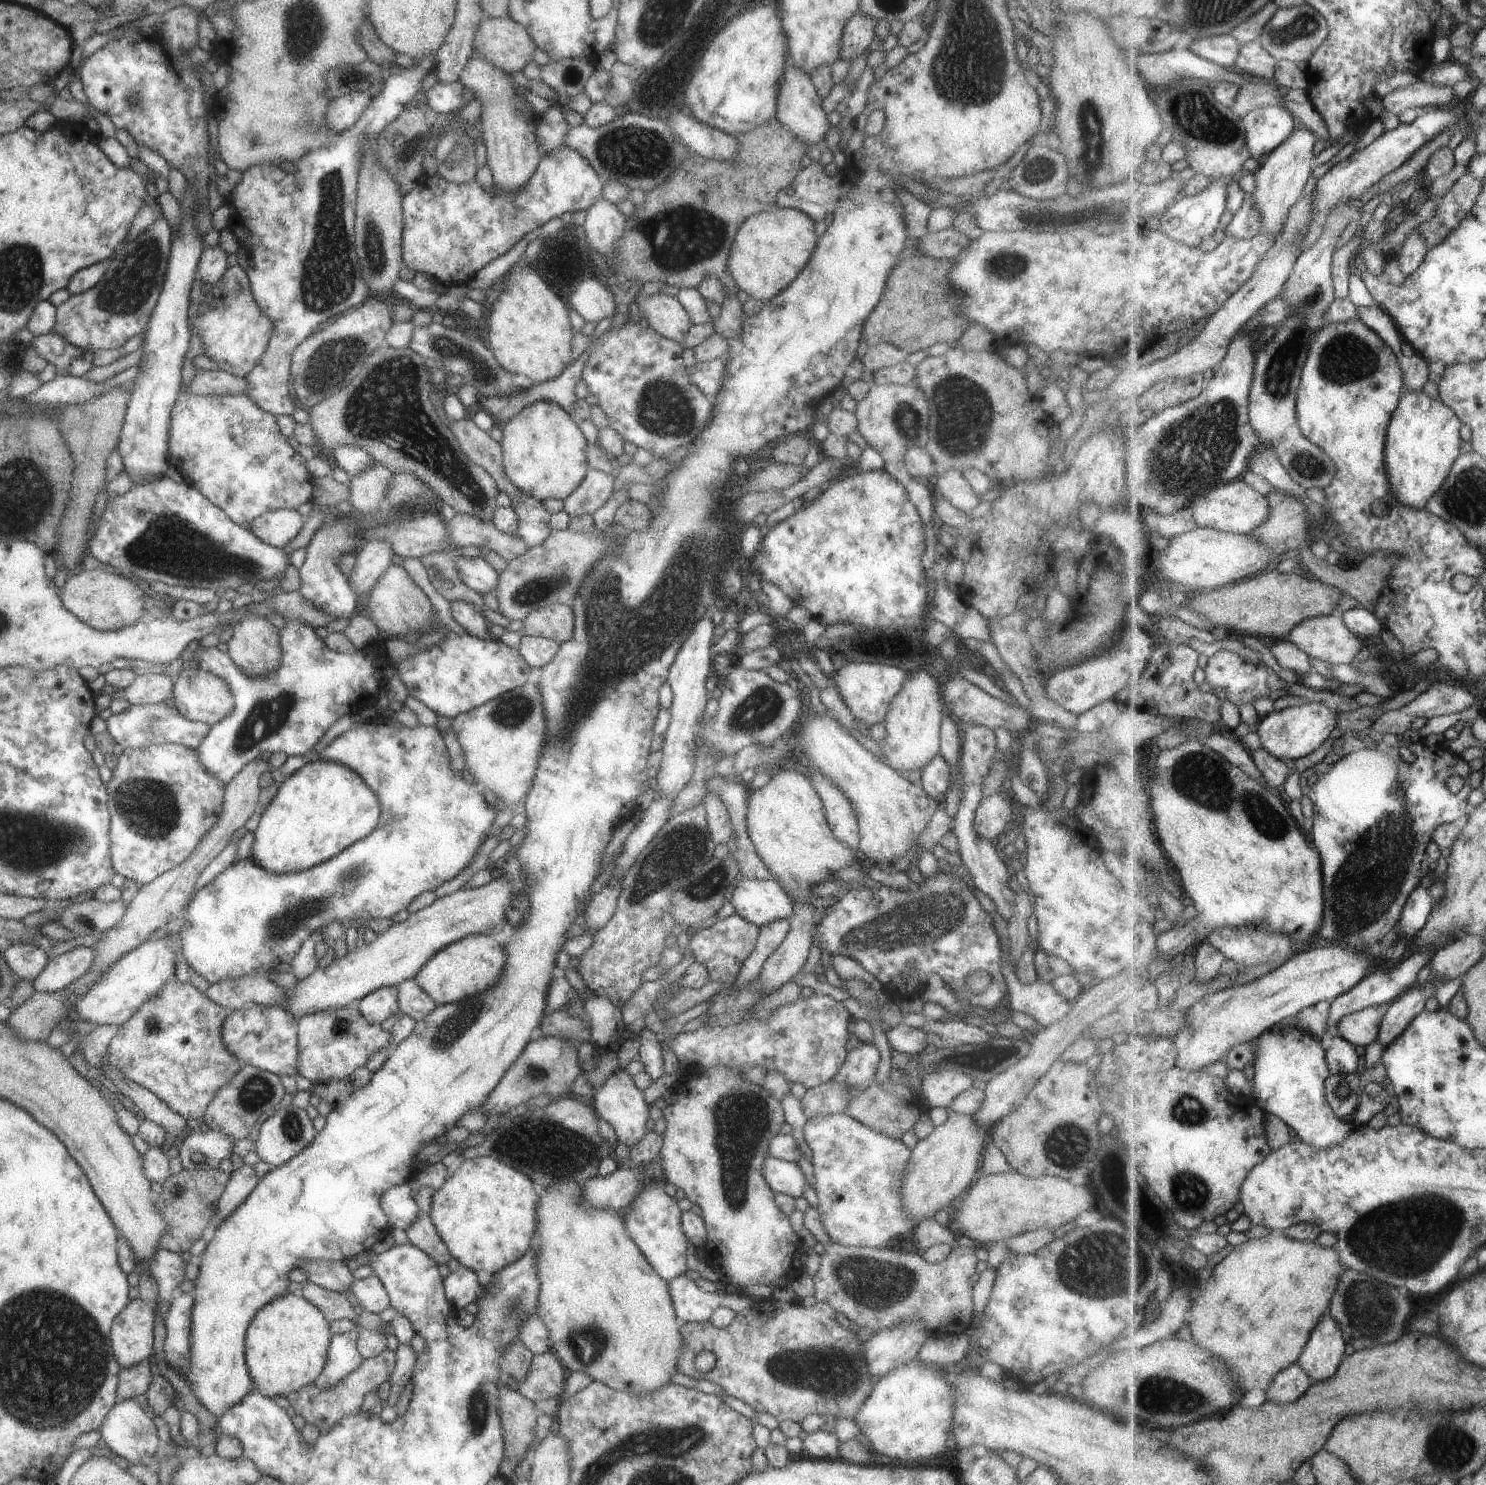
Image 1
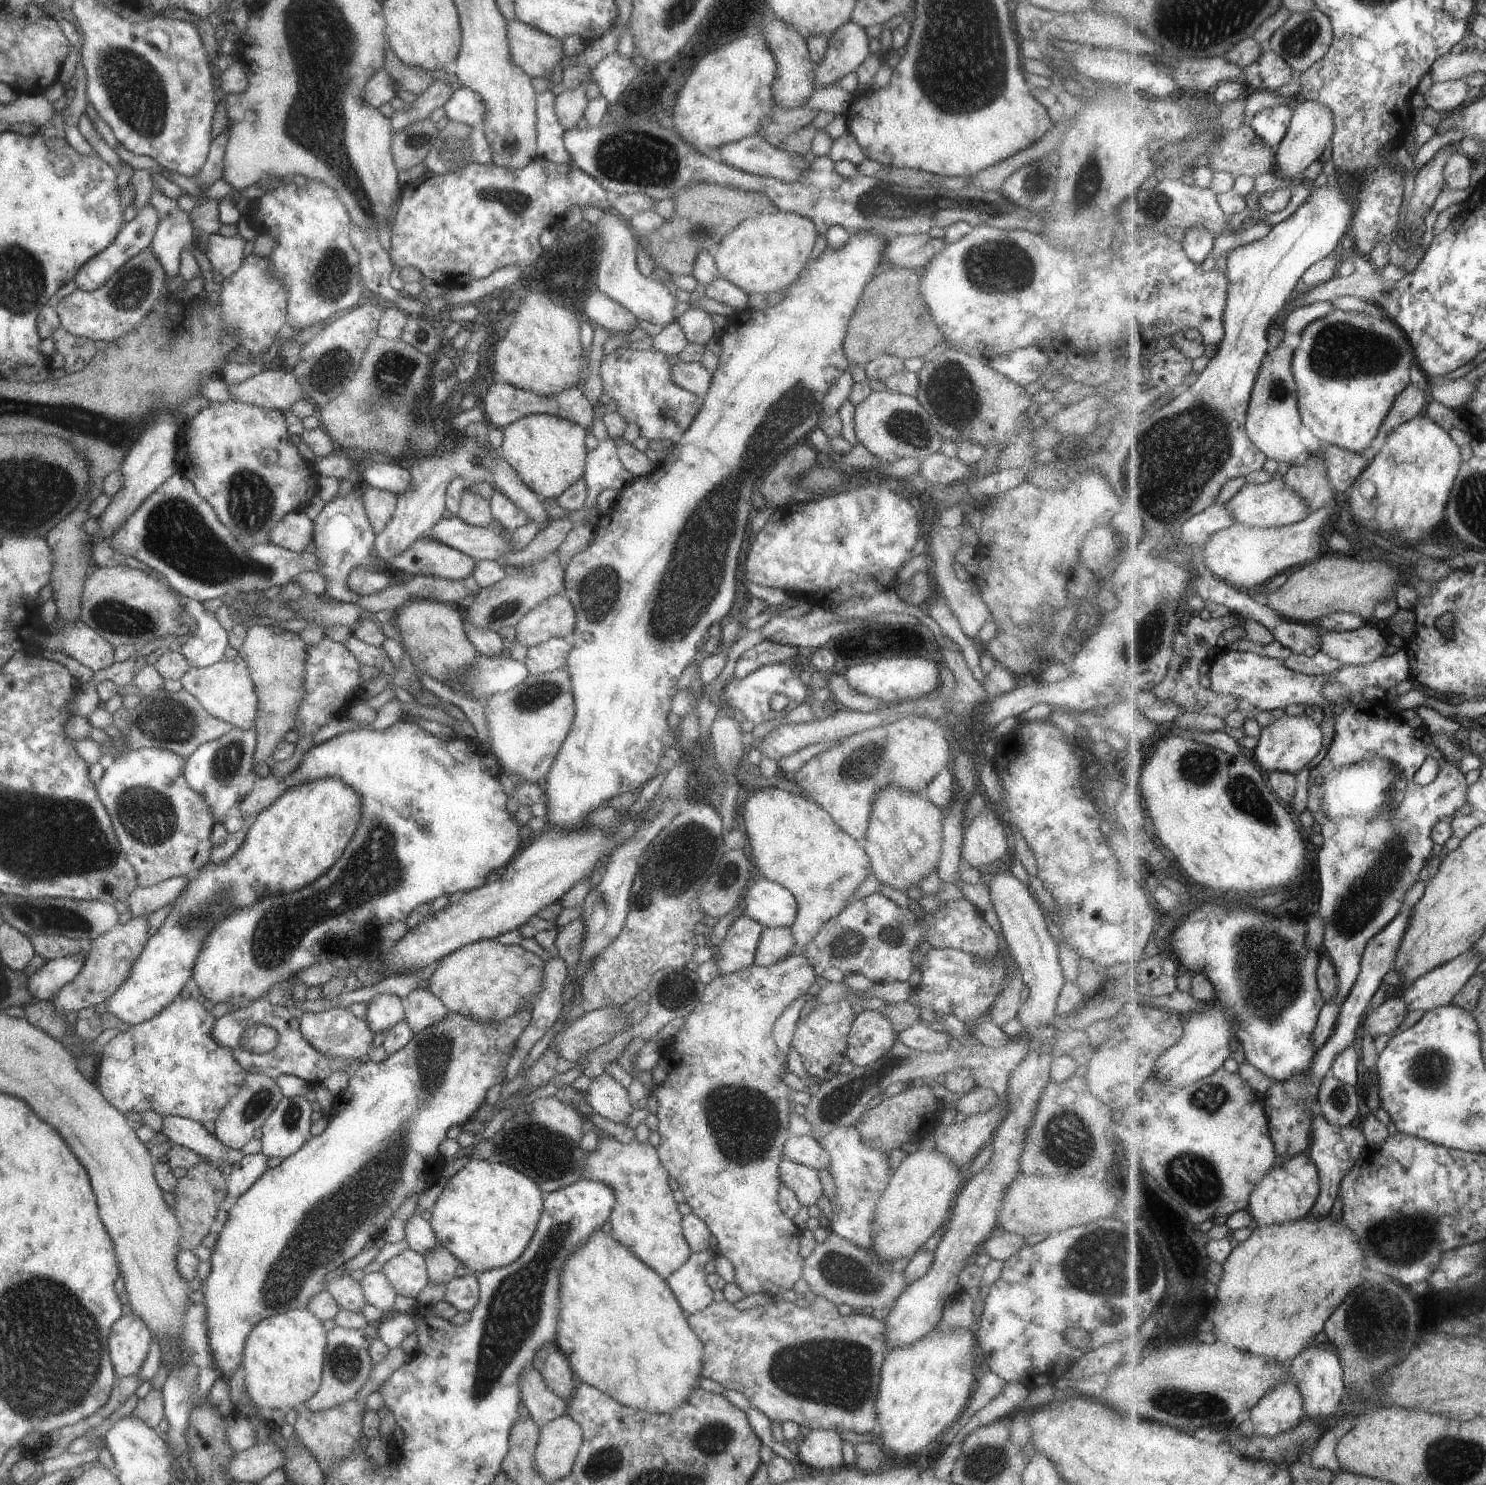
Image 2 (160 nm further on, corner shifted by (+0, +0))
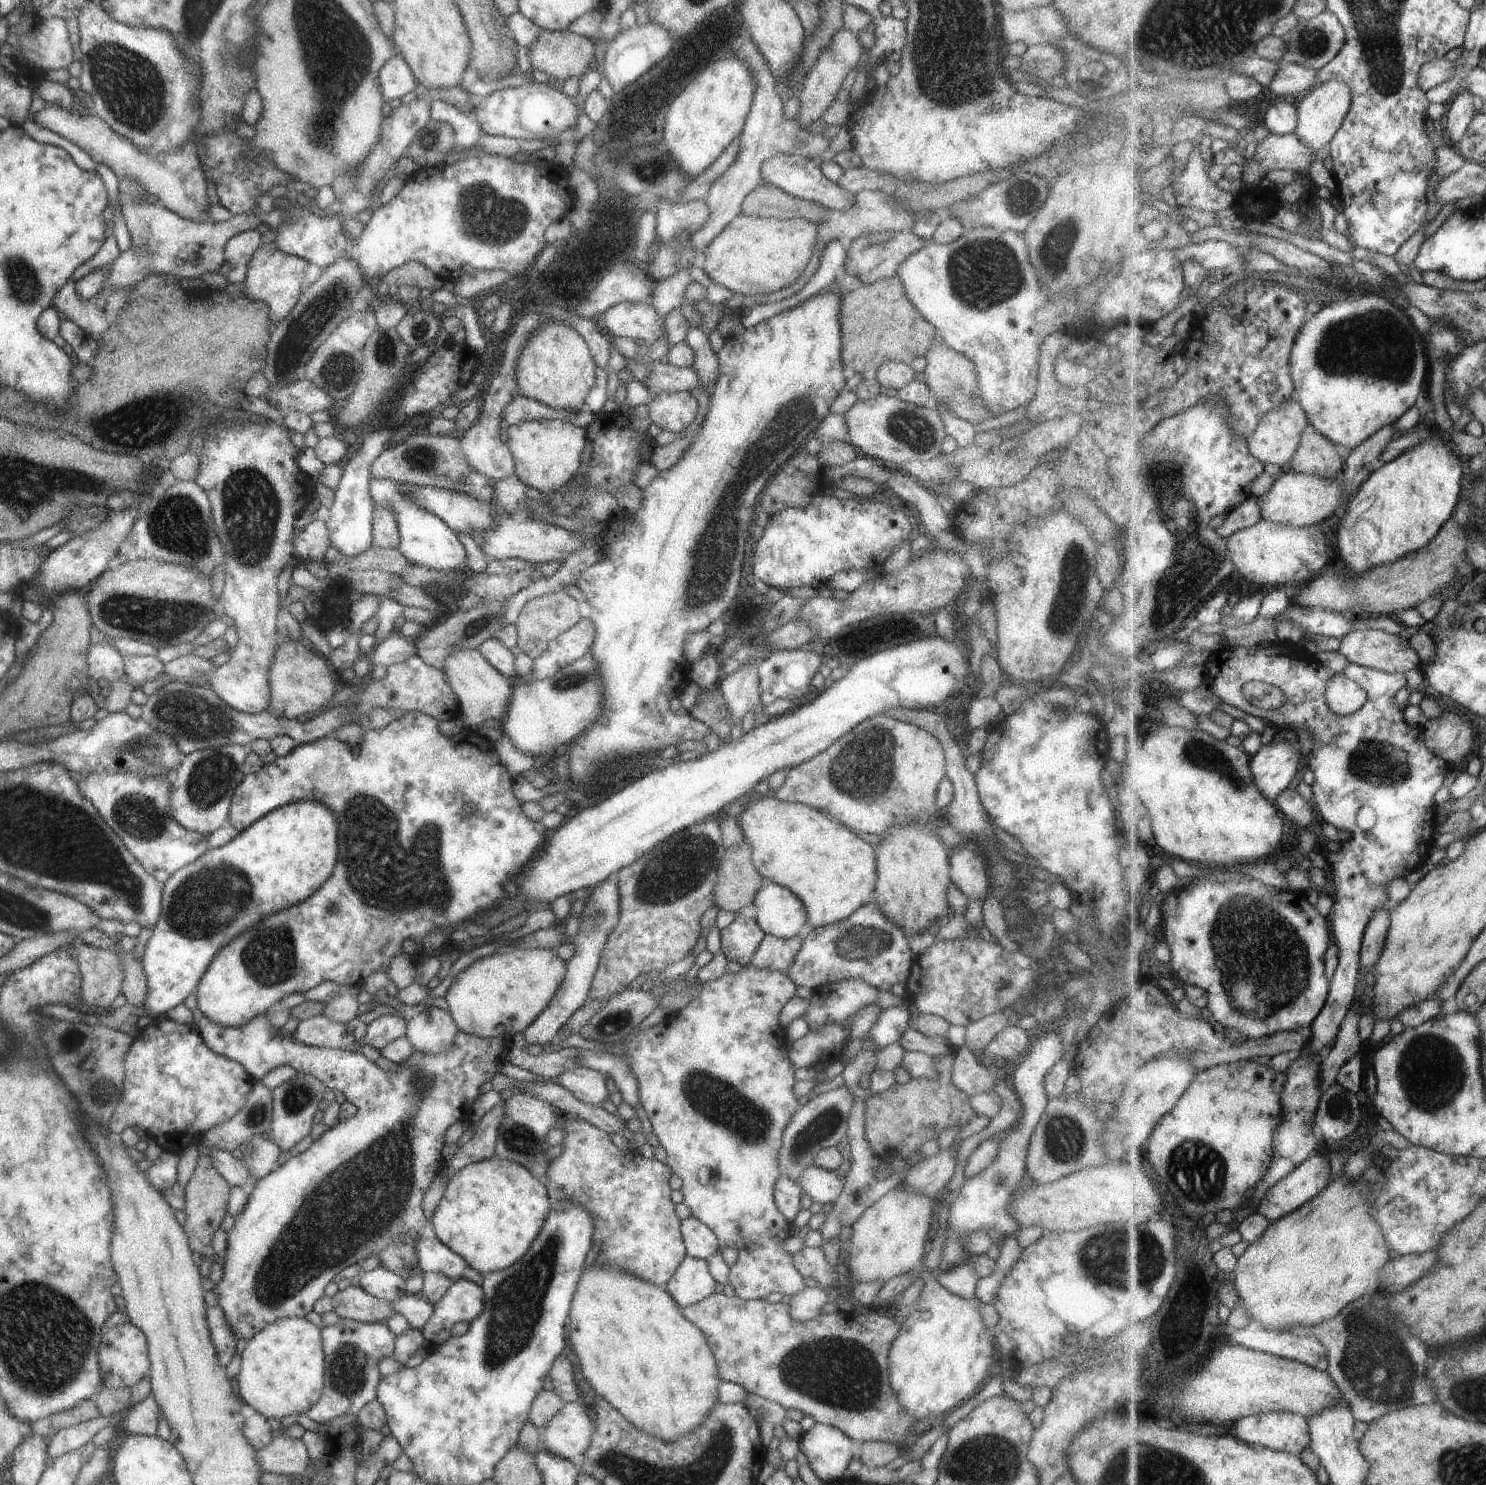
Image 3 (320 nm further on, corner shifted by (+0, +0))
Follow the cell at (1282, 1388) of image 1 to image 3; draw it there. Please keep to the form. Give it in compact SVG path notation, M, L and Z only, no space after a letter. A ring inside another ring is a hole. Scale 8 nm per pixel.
M1289 1411L1249 1415L1233 1424L1233 1430L1246 1443L1294 1455L1300 1455L1312 1441L1308 1420Z

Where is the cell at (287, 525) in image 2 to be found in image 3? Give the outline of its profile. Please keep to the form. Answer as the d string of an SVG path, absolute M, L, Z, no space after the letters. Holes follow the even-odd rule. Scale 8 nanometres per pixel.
M315 519L298 533L292 533L292 553L301 562L321 561L329 547L328 533L321 520Z

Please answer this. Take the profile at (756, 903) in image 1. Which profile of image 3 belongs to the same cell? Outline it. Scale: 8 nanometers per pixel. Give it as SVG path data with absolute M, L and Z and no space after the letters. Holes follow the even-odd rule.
M764 882L752 900L757 926L771 936L788 939L801 936L806 910L798 898L785 887Z

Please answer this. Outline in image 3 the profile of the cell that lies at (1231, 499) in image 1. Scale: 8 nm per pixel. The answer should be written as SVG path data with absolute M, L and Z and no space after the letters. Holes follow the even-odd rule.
M1286 471L1281 478L1274 480L1269 490L1258 497L1261 518L1278 524L1292 525L1295 527L1315 526L1321 524L1340 512L1340 518L1345 511L1341 506L1346 506L1343 477L1335 480L1325 480L1319 476L1307 476Z

